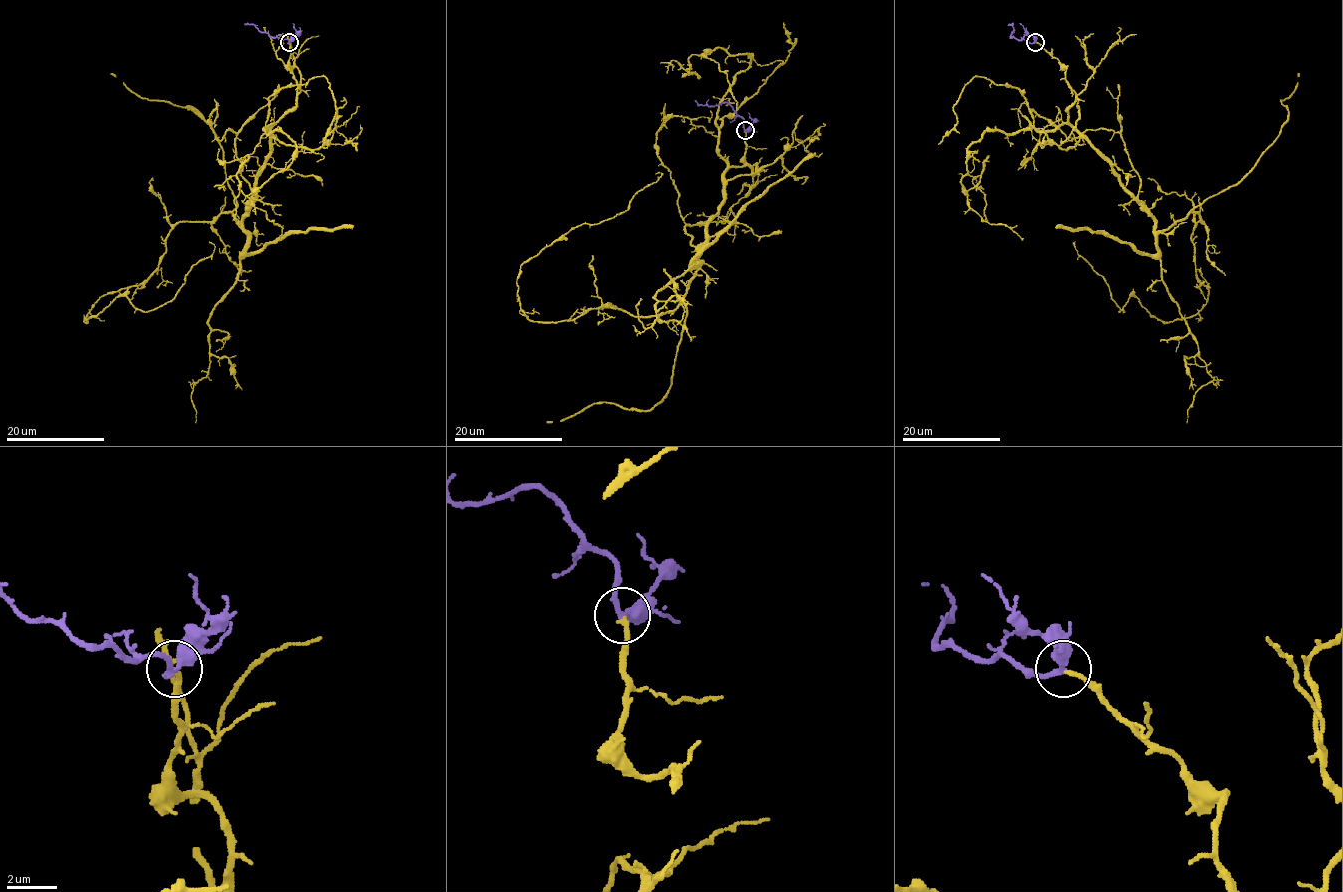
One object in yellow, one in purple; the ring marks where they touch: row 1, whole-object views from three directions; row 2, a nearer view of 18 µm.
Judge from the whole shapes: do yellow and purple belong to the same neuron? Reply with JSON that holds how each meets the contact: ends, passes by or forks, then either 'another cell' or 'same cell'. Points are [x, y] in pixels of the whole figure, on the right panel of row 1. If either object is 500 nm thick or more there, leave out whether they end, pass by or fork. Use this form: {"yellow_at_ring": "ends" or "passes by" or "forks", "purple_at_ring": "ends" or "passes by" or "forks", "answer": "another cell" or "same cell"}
{"yellow_at_ring": "ends", "purple_at_ring": "passes by", "answer": "same cell"}

